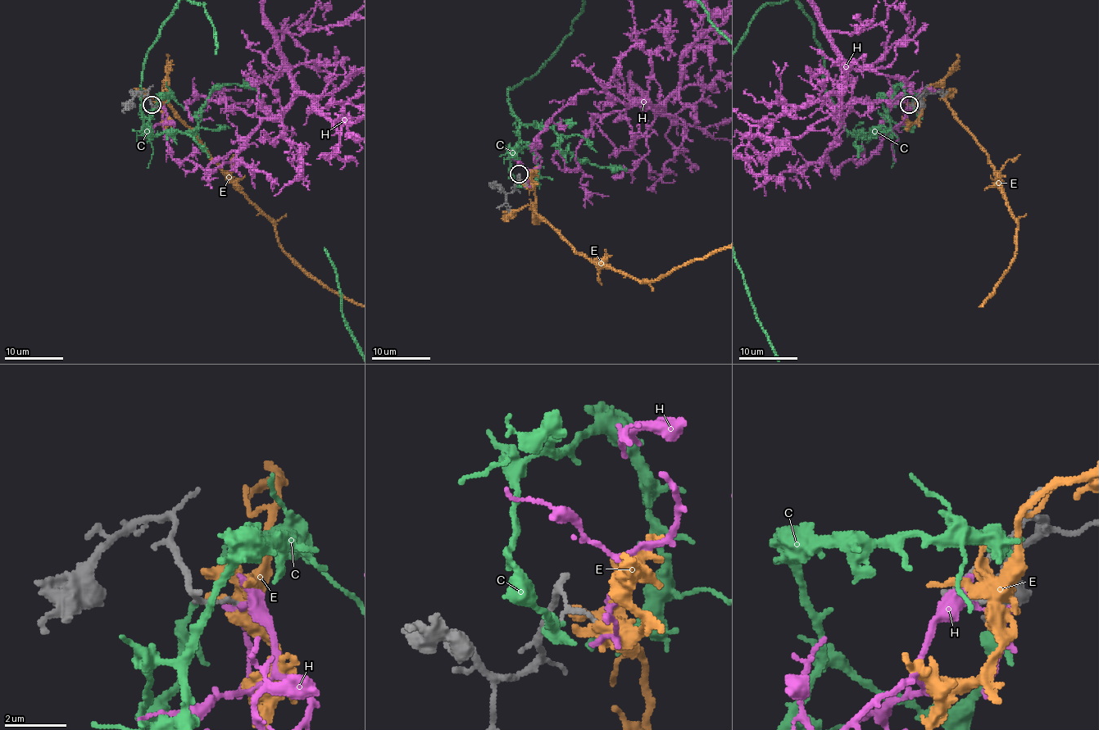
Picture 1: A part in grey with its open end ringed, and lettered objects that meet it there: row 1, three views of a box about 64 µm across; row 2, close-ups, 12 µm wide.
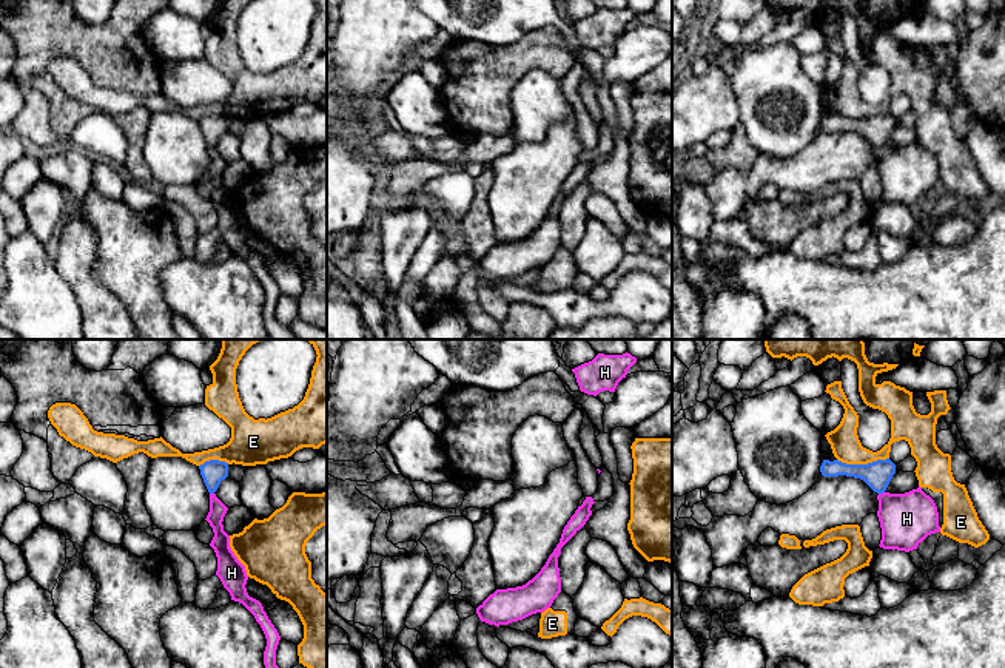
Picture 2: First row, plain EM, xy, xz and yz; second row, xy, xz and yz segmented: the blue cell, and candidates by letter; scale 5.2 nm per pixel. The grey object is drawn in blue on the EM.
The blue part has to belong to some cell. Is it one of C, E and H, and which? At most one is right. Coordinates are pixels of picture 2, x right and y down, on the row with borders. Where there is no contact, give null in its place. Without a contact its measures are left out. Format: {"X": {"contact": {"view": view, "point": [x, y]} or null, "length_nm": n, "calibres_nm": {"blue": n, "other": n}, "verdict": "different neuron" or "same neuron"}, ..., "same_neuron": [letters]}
{"C": {"contact": null, "verdict": "different neuron"}, "E": {"contact": {"view": "yz", "point": [862, 465]}, "length_nm": 280, "calibres_nm": {"blue": 140, "other": 160}, "verdict": "different neuron"}, "H": {"contact": {"view": "yz", "point": [880, 492]}, "length_nm": 40, "calibres_nm": {"blue": 140, "other": 280}, "verdict": "different neuron"}, "same_neuron": []}

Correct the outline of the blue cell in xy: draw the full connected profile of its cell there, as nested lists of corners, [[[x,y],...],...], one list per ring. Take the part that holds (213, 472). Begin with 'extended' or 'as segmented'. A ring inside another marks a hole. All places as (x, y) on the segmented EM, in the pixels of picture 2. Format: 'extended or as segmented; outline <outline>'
as segmented; outline [[[210,460],[199,466],[200,475],[210,494],[214,494],[222,480],[228,477],[228,463]]]

